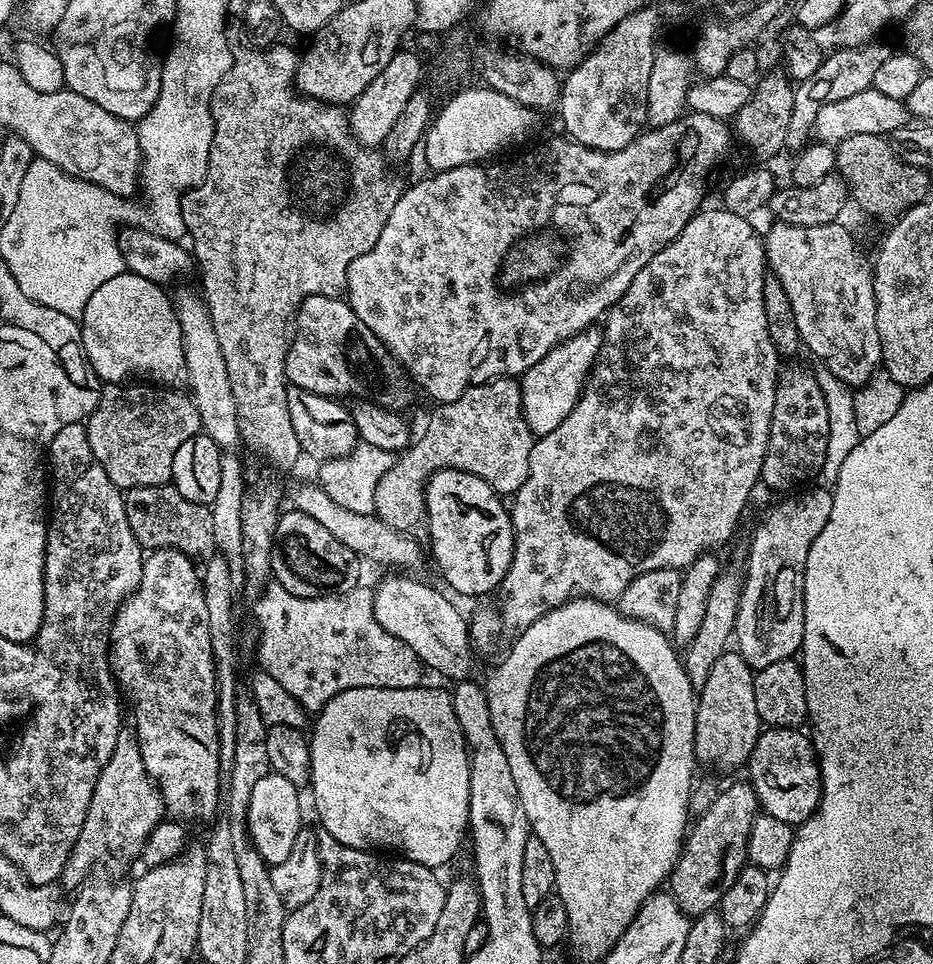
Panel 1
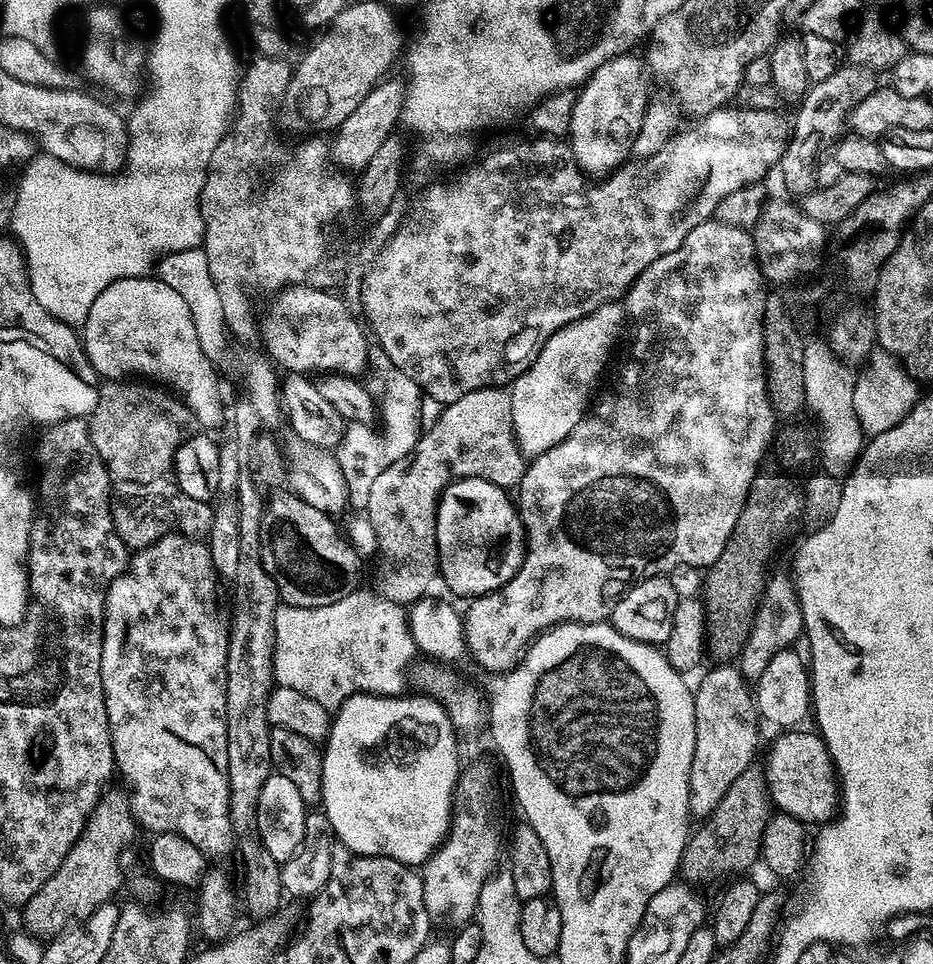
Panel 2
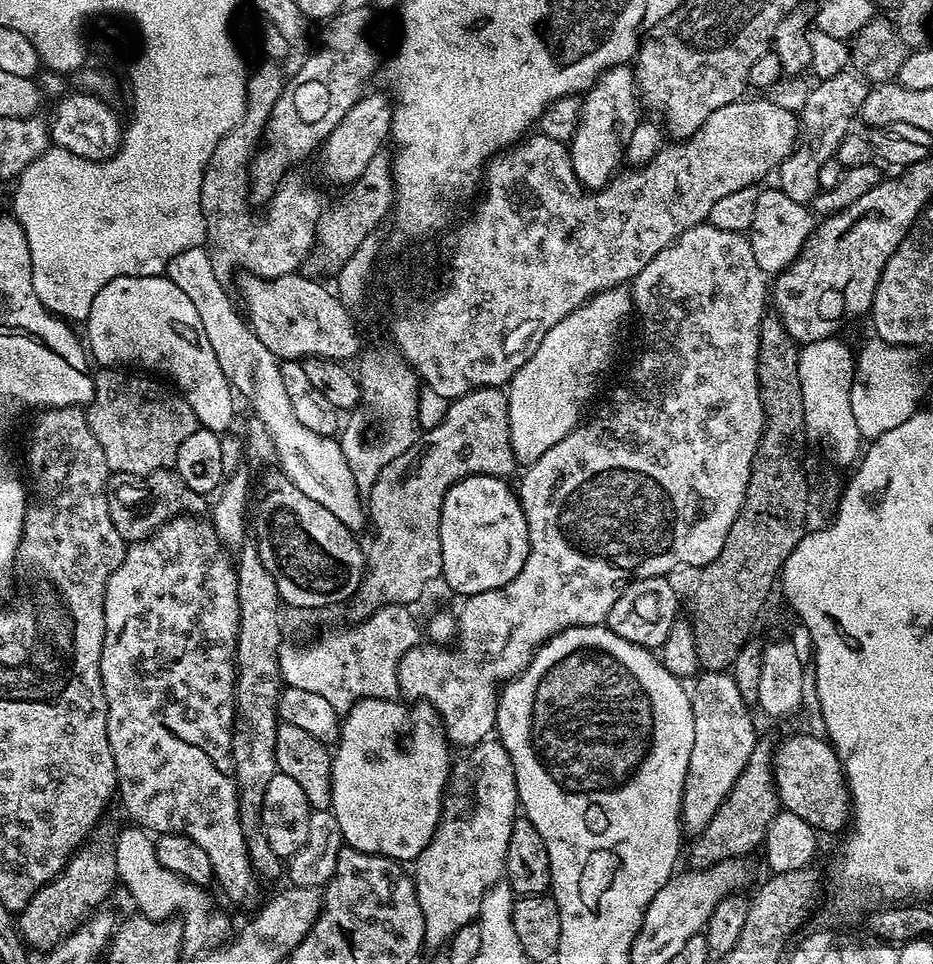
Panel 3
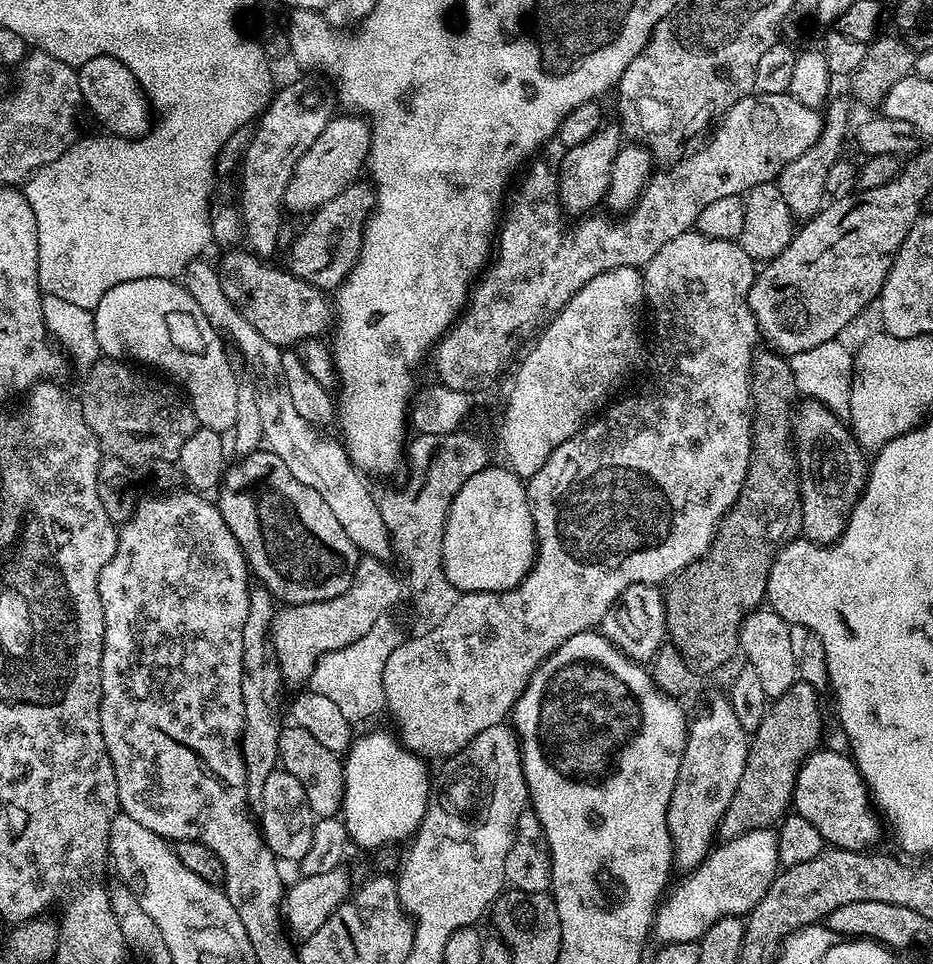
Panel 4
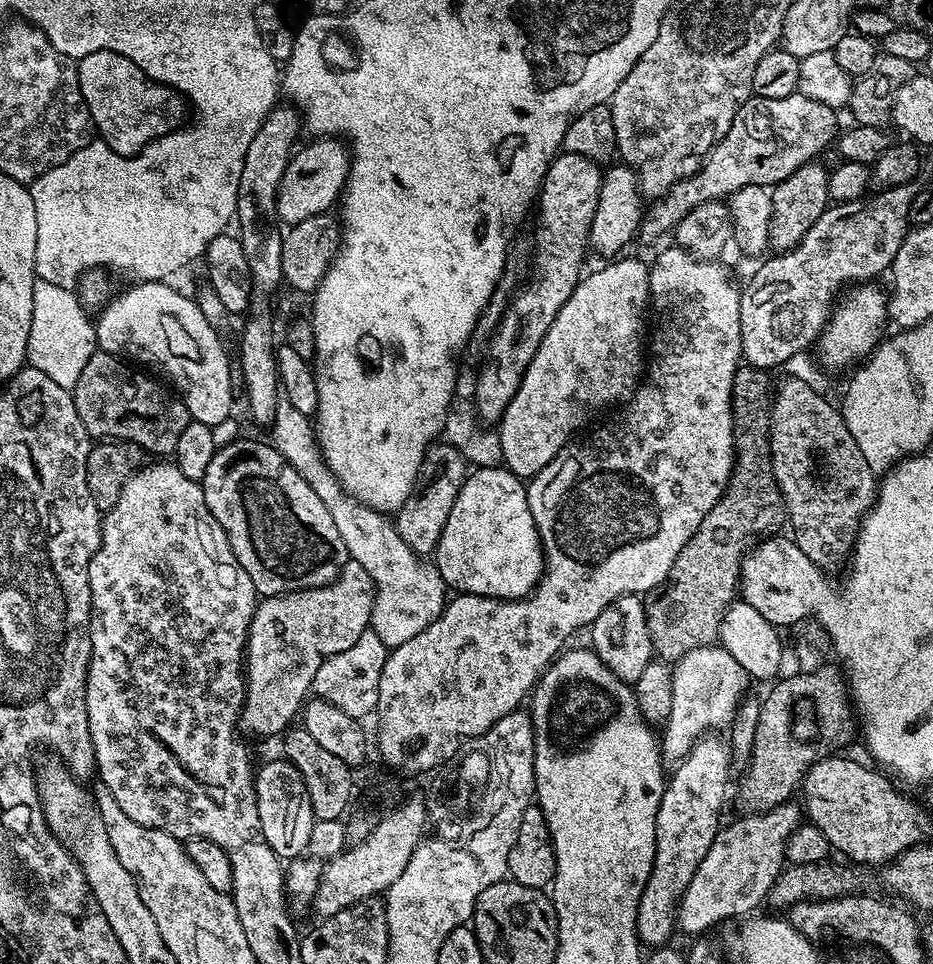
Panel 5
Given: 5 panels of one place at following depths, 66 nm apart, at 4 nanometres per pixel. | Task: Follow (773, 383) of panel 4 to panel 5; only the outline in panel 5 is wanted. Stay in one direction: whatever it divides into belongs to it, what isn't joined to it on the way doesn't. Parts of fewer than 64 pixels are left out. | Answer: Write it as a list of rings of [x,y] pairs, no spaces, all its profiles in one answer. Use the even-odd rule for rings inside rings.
[[[755,366],[737,368],[732,383],[732,423],[736,430],[736,463],[732,465],[732,476],[728,480],[728,489],[722,498],[706,514],[702,526],[694,538],[684,547],[682,554],[674,562],[670,574],[661,587],[647,597],[645,608],[648,614],[648,629],[652,639],[652,651],[665,662],[680,660],[690,650],[707,648],[717,643],[720,635],[720,623],[726,610],[737,599],[742,584],[741,565],[749,551],[747,540],[751,536],[764,538],[775,533],[780,519],[785,519],[786,508],[782,503],[782,488],[776,485],[777,469],[772,463],[772,442],[770,439],[770,417],[774,399],[773,381],[768,381],[769,373]]]

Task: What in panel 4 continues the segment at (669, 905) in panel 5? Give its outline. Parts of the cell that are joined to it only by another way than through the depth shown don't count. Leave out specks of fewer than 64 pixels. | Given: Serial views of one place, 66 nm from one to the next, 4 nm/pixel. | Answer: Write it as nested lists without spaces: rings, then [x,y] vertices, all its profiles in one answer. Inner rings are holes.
[[[727,695],[710,697],[708,705],[696,717],[691,717],[688,740],[684,744],[682,762],[678,766],[678,778],[674,782],[674,794],[670,794],[668,807],[668,829],[672,843],[672,859],[676,868],[693,870],[699,867],[713,849],[712,839],[717,839],[722,814],[726,806],[730,806],[730,798],[734,798],[734,790],[738,790],[738,778],[742,778],[742,770],[746,770],[749,739],[750,733],[738,722]]]

